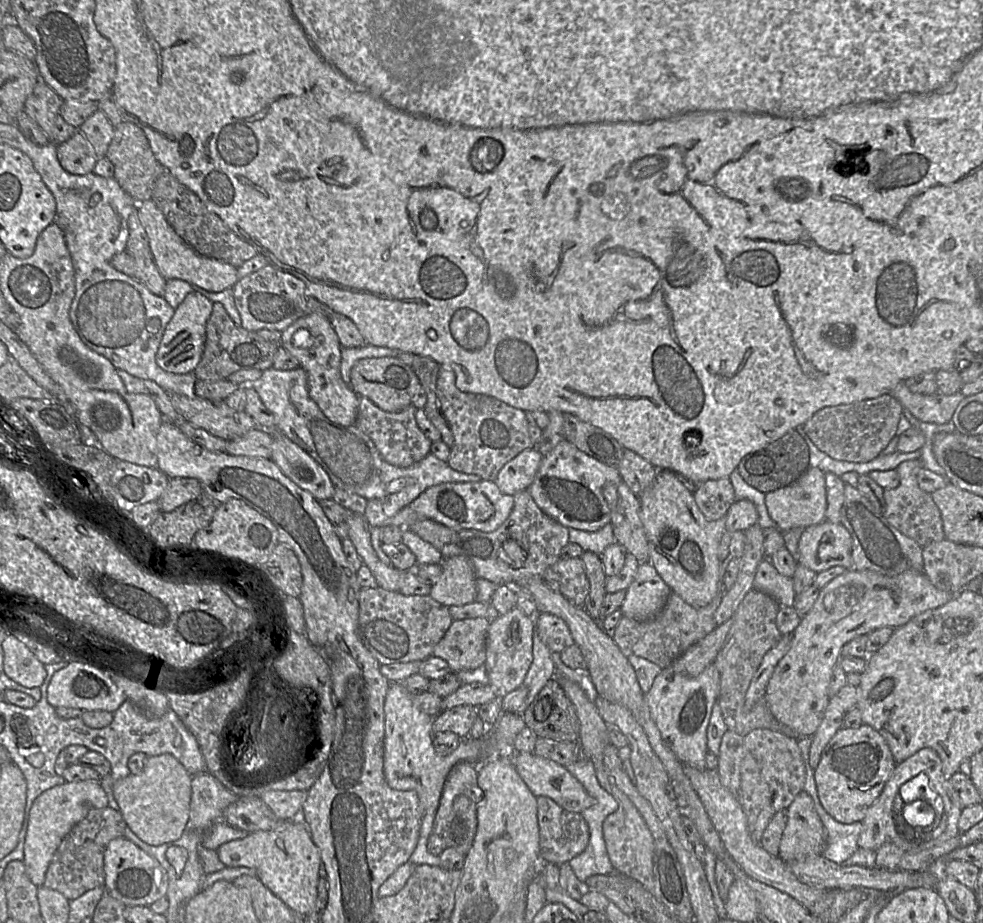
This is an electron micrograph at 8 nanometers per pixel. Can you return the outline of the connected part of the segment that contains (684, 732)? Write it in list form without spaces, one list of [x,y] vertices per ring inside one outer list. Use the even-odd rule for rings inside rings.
[[[713,663],[694,677],[678,674],[668,666],[656,676],[651,688],[645,693],[652,719],[684,766],[709,769],[705,763],[707,727],[719,687],[720,676]]]

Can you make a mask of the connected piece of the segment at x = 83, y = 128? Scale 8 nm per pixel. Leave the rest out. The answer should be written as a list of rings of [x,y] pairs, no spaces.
[[[97,110],[78,128],[91,144],[98,159],[104,158],[113,139],[115,127],[104,112]]]

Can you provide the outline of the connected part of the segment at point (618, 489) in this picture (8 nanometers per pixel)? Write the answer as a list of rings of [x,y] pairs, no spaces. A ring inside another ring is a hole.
[[[621,481],[619,484],[607,483],[603,488],[603,496],[611,510],[611,523],[615,542],[636,557],[639,565],[649,563],[649,550],[646,532],[640,518],[640,499],[631,489]]]

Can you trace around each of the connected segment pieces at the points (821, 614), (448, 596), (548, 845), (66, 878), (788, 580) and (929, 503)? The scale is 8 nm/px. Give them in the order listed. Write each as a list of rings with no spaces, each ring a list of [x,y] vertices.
[[[848,569],[820,589],[813,607],[793,631],[790,649],[775,667],[765,688],[769,710],[800,737],[812,737],[830,700],[831,675],[847,642],[882,627],[899,628],[915,616],[943,606],[955,595],[935,587],[922,571],[906,570],[889,577]]]
[[[465,556],[444,558],[442,573],[432,585],[430,597],[440,604],[451,607],[476,601],[477,576],[470,560]]]
[[[538,796],[536,799],[540,861],[558,865],[569,862],[588,845],[590,833],[586,821],[581,813],[565,810],[549,797]]]
[[[94,809],[63,839],[49,864],[42,886],[56,890],[69,900],[105,883],[104,854],[109,842],[123,837],[126,823],[119,810]]]
[[[768,557],[759,564],[753,588],[770,595],[780,606],[792,607],[797,596],[793,587],[793,578],[781,575],[771,560],[772,557]]]
[[[920,458],[903,461],[895,470],[900,476],[896,488],[884,489],[885,510],[889,523],[903,535],[913,539],[922,547],[945,539],[941,513],[932,495],[923,491],[917,481],[918,473],[923,468]]]

